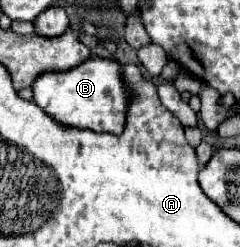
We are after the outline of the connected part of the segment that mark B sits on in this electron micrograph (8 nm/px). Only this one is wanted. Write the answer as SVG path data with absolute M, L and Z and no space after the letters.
M88 58L80 66L62 72L44 72L32 84L32 102L40 106L50 118L66 128L82 128L94 132L122 134L126 122L126 106L130 102L128 90L120 76L120 64L110 58Z

